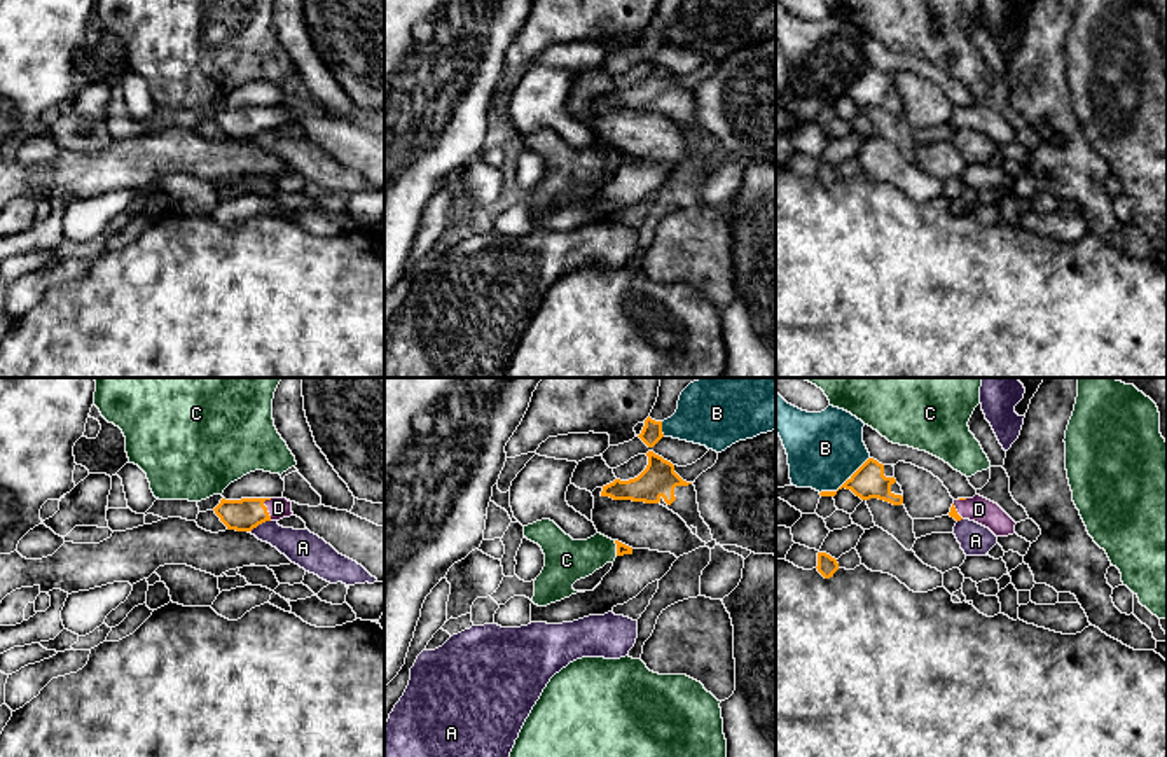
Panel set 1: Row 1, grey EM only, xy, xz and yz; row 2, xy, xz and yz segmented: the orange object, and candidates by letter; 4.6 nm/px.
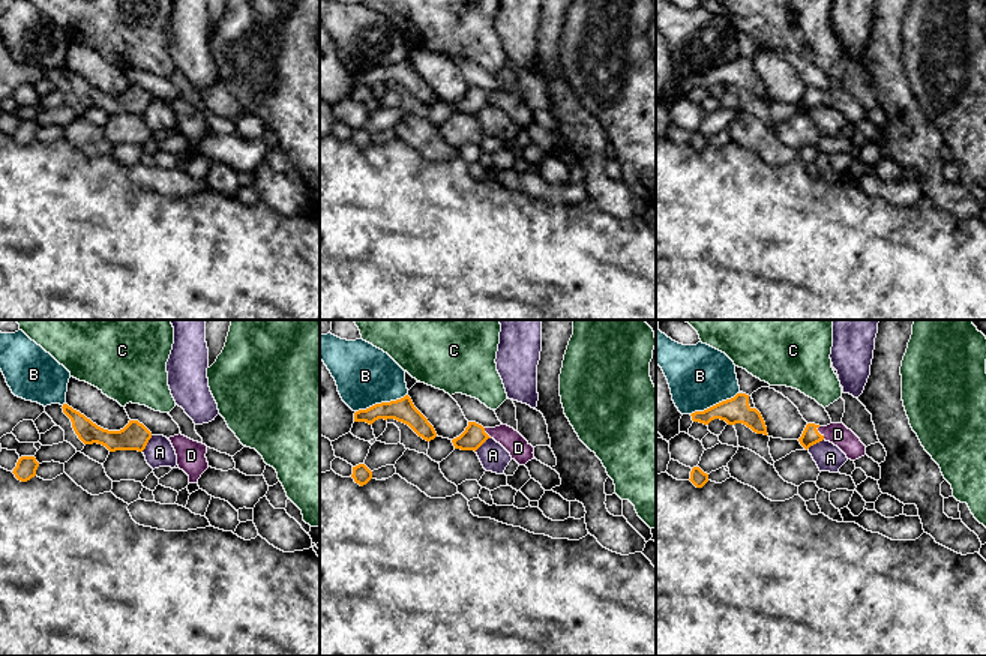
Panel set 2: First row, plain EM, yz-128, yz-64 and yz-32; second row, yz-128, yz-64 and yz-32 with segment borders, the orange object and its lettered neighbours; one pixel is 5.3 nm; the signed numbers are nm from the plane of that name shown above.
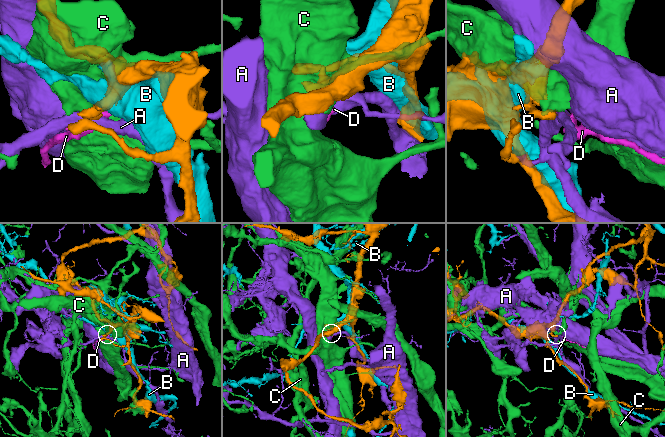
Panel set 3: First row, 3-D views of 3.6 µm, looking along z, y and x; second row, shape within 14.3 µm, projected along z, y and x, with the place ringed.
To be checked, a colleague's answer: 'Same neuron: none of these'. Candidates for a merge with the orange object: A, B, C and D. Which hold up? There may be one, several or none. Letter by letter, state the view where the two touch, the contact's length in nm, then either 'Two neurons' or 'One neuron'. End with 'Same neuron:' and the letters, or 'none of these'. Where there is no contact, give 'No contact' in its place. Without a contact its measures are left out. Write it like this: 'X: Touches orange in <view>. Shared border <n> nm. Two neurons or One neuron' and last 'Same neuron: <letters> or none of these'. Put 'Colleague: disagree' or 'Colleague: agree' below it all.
A: Touches orange in xy. Shared border 120 nm. Two neurons
B: Touches orange in yz. Shared border 280 nm. Two neurons
C: Touches orange in xz. Shared border 70 nm. Two neurons
D: Touches orange in xy. Shared border 110 nm. One neuron
Same neuron: D
Colleague: disagree

